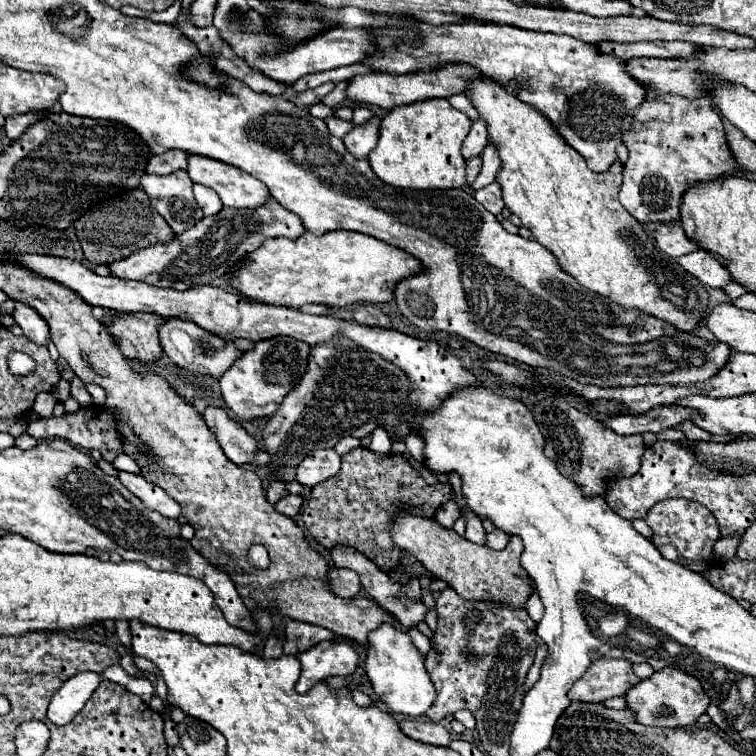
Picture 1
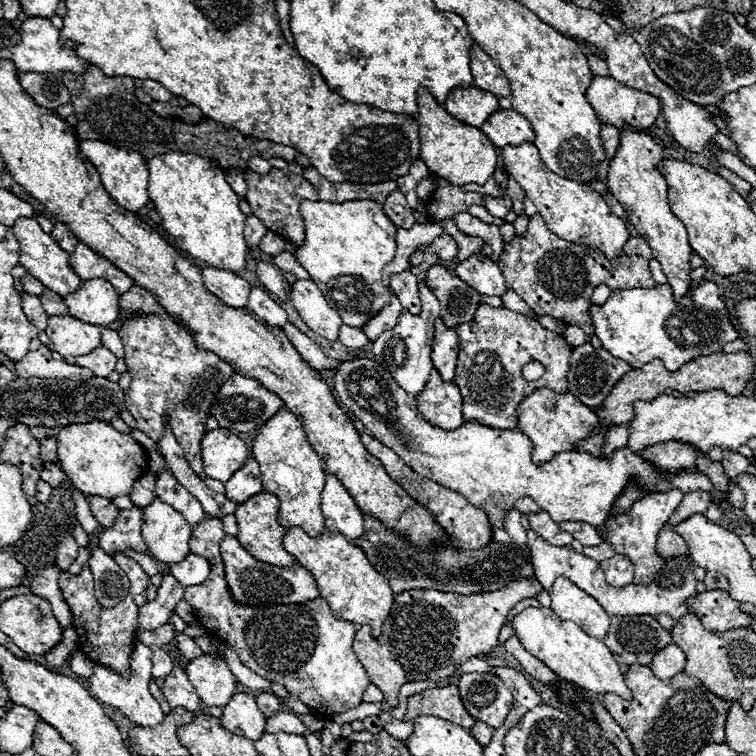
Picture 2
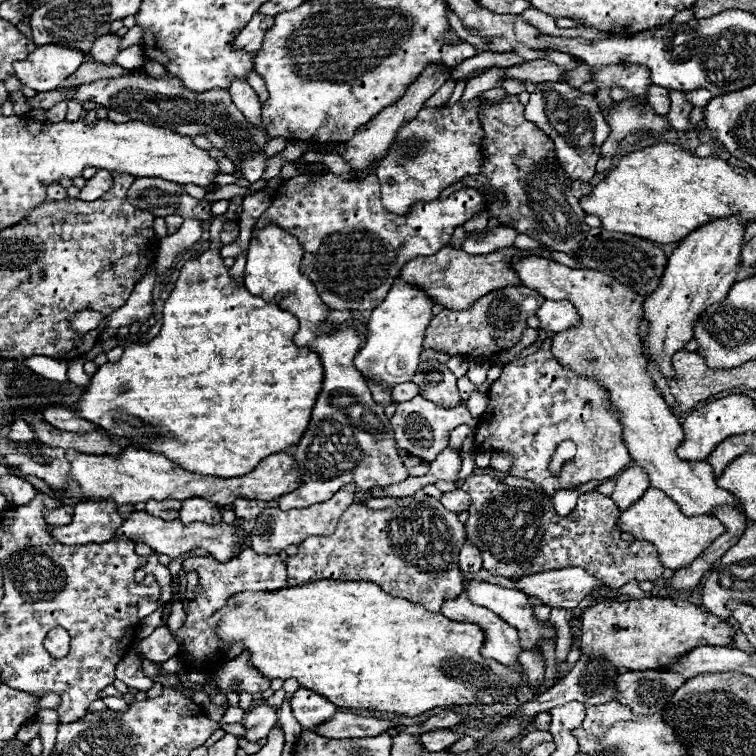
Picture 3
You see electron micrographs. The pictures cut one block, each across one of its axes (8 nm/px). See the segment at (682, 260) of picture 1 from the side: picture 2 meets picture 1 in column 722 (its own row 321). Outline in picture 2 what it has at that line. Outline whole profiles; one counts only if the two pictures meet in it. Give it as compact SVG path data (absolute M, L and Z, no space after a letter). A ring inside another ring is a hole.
M252 286L250 288L250 296L248 296L246 308L250 312L254 312L266 324L272 324L272 326L280 326L282 328L288 322L286 310L276 302L274 296L270 296L268 290L258 288L258 286Z

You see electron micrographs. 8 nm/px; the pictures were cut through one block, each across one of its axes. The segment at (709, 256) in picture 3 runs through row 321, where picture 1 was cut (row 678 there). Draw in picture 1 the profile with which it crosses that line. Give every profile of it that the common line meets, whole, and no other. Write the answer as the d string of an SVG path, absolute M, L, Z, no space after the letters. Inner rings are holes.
M664 668L654 672L650 678L640 680L636 688L630 688L626 694L628 708L636 712L636 720L650 726L662 726L662 728L678 728L678 726L690 726L694 724L700 714L706 712L710 700L704 692L700 680L694 676L678 670L678 668Z

